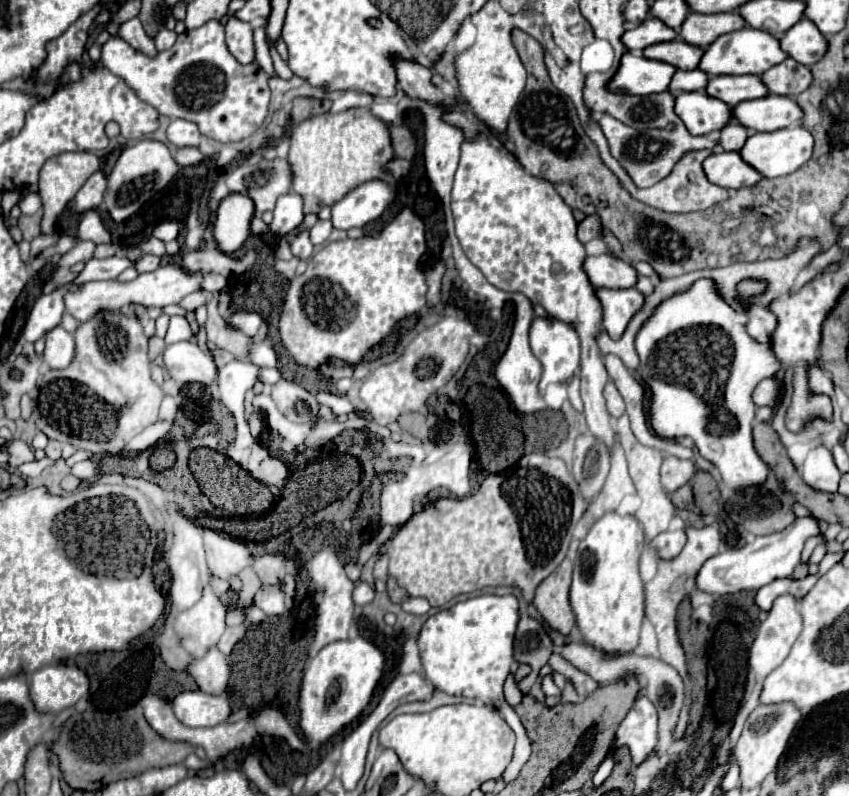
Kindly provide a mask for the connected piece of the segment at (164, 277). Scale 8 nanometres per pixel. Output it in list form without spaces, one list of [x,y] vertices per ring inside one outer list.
[[[167,264],[167,266],[157,268],[155,272],[139,274],[133,282],[127,282],[127,284],[117,282],[117,280],[87,282],[83,288],[75,288],[73,292],[69,290],[69,294],[65,294],[65,306],[69,314],[75,316],[79,322],[87,322],[99,312],[121,312],[125,306],[131,306],[131,304],[139,304],[145,308],[164,308],[170,305],[170,299],[174,303],[178,302],[178,297],[182,296],[182,292],[199,290],[201,278],[203,278],[201,272],[189,274],[179,266]]]

